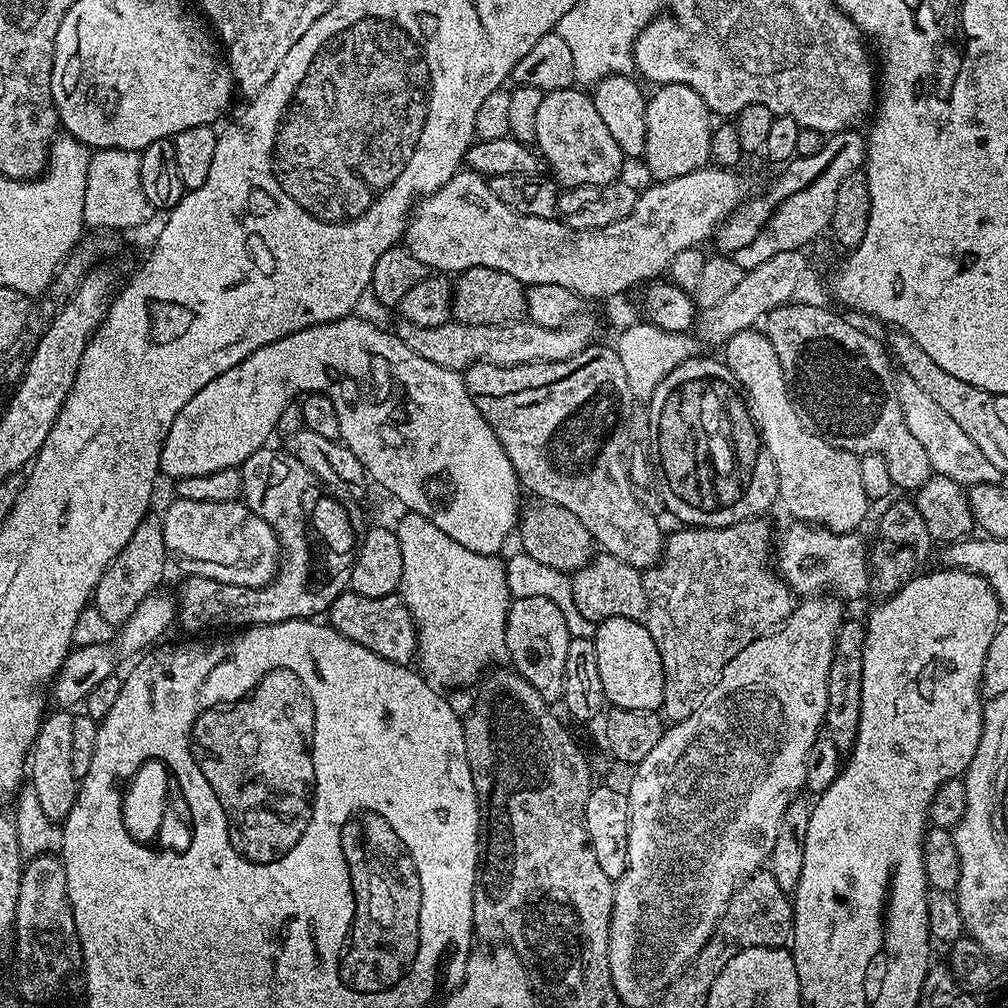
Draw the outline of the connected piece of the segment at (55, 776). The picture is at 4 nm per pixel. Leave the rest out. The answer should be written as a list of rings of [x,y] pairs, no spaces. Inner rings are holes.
[[[68,710],[49,711],[40,721],[40,729],[32,743],[30,753],[30,783],[38,794],[39,805],[47,818],[55,822],[63,822],[71,816],[76,801],[78,781],[72,769],[71,740],[74,731],[73,713]]]

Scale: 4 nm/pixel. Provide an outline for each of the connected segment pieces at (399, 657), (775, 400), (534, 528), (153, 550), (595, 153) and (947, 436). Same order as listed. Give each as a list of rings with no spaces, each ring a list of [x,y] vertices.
[[[345,590],[338,594],[338,598],[334,598],[327,610],[326,620],[338,634],[378,654],[378,658],[386,658],[390,662],[405,666],[411,665],[411,660],[417,659],[420,643],[416,637],[416,623],[399,595],[366,598],[366,594]]]
[[[746,328],[725,341],[722,351],[724,363],[728,365],[737,385],[742,389],[750,418],[760,433],[763,451],[776,471],[779,503],[784,503],[784,508],[792,515],[793,521],[829,528],[832,532],[856,532],[870,508],[866,489],[862,487],[862,477],[858,471],[860,462],[856,453],[830,446],[830,442],[818,438],[804,425],[788,392],[788,383],[782,374],[782,366],[778,366],[778,354],[774,354],[774,346],[770,346],[770,338],[763,331]]]
[[[534,498],[523,505],[518,521],[519,536],[519,547],[523,553],[543,565],[569,574],[588,564],[594,555],[594,541],[585,524],[564,506],[558,506],[548,500]]]
[[[149,514],[130,534],[130,542],[122,546],[120,553],[110,562],[110,566],[102,574],[94,593],[94,607],[106,622],[114,626],[123,626],[138,610],[138,606],[150,593],[161,587],[160,579],[164,576],[164,563],[170,560],[166,546],[166,538],[162,538],[163,519],[159,515]]]
[[[579,87],[563,88],[554,90],[544,95],[542,106],[538,106],[538,122],[536,123],[536,142],[535,147],[539,155],[548,159],[548,164],[552,167],[551,175],[557,185],[565,189],[577,188],[583,184],[610,184],[621,175],[620,167],[626,163],[626,157],[619,149],[618,143],[614,142],[614,137],[607,130],[602,122],[602,117],[595,109],[593,97]]]
[[[905,374],[901,375],[896,382],[896,393],[902,406],[902,418],[906,418],[906,427],[921,444],[922,450],[926,450],[926,458],[930,458],[930,466],[937,475],[948,477],[965,488],[978,484],[997,484],[1001,481],[1002,473],[998,468],[994,467],[973,443],[973,439],[914,382],[914,379]]]

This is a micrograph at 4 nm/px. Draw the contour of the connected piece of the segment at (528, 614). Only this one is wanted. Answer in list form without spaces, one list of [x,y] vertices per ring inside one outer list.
[[[515,597],[508,608],[506,624],[506,646],[511,667],[542,698],[549,702],[560,702],[564,699],[566,686],[566,650],[572,636],[567,632],[566,618],[563,612],[550,600],[542,597]]]

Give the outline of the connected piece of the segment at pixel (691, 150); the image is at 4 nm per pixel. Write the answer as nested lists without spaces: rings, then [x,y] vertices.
[[[661,84],[655,91],[647,97],[646,144],[642,160],[648,163],[653,181],[682,178],[682,174],[690,174],[709,163],[714,120],[706,102],[702,102],[702,94],[690,90],[690,86]]]

